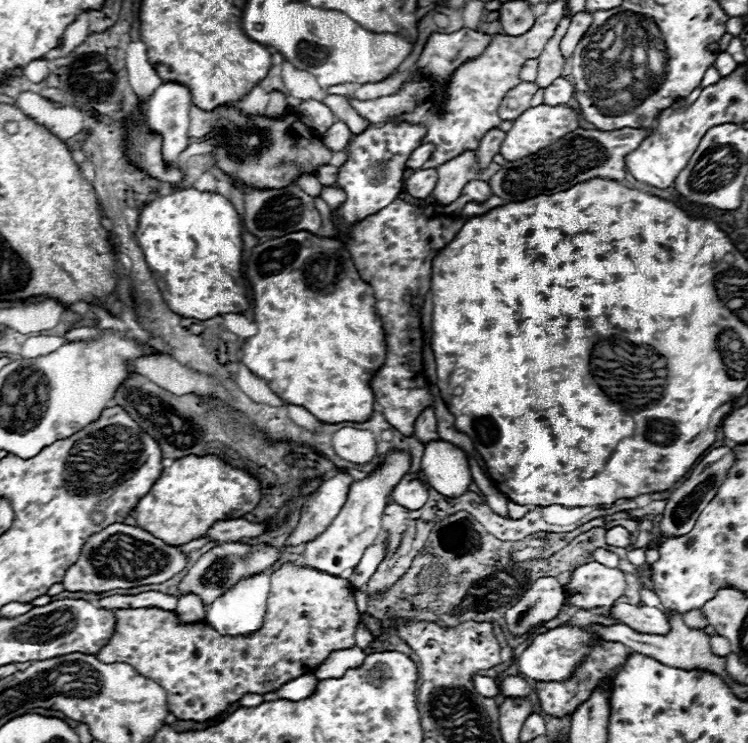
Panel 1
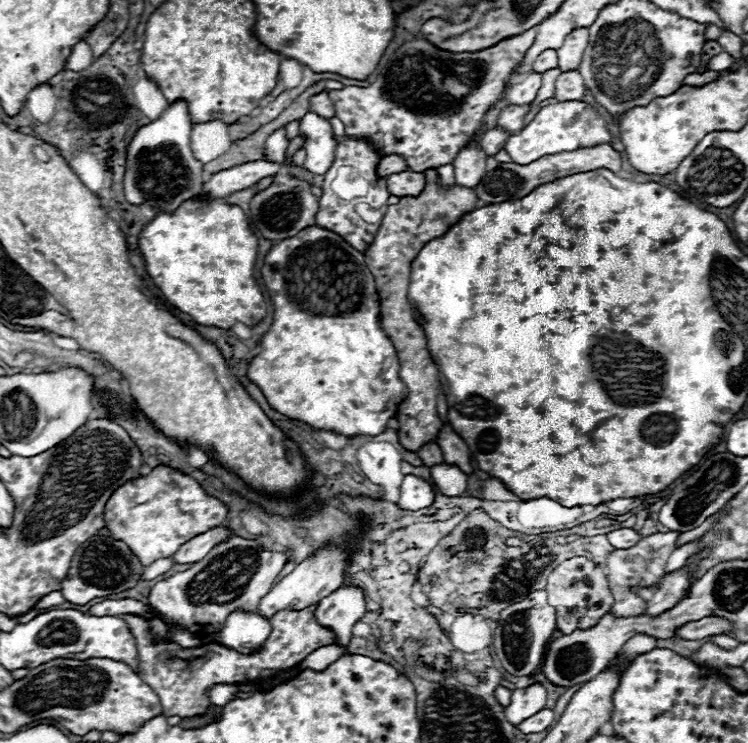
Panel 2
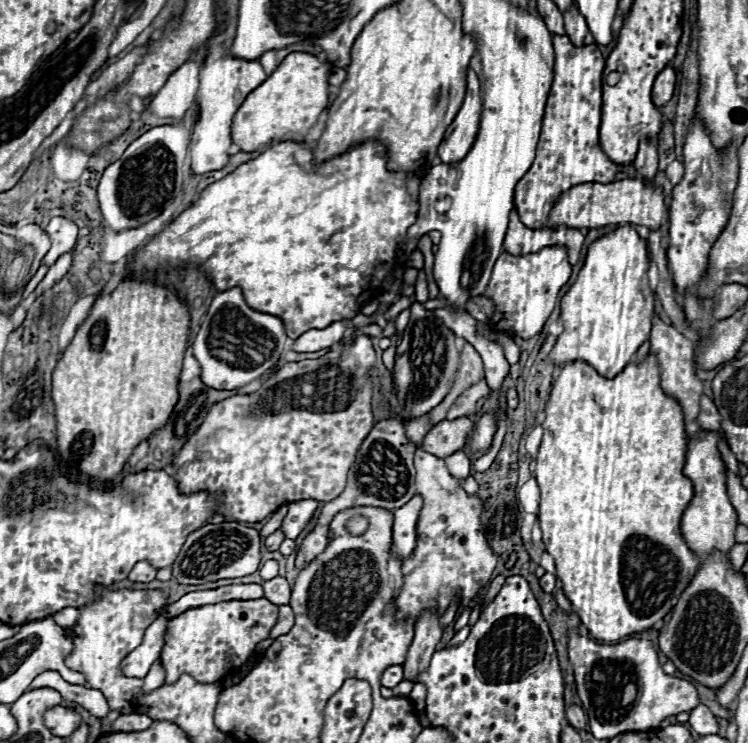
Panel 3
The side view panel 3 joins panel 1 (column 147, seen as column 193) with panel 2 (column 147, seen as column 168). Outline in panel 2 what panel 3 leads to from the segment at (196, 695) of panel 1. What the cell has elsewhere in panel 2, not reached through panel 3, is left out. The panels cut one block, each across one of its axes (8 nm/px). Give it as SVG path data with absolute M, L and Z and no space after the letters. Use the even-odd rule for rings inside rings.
M312 604L304 610L280 610L270 618L272 632L264 646L252 654L240 654L222 644L210 642L198 648L182 648L176 642L156 642L152 636L152 628L146 618L124 614L124 622L128 624L138 650L138 676L154 688L162 702L164 716L180 716L192 718L198 714L206 714L212 706L208 692L216 684L250 684L256 680L266 680L282 670L288 670L300 664L308 654L318 650L320 646L336 644L336 634L330 628L324 628L316 622L314 610L318 604Z

